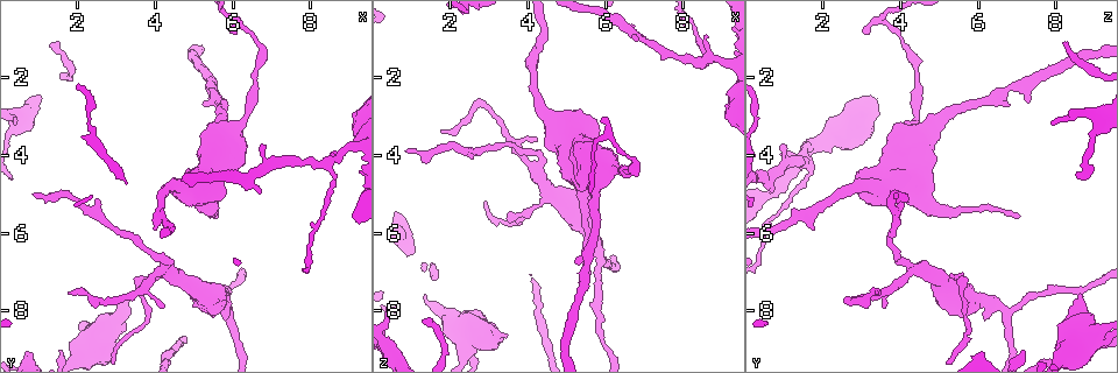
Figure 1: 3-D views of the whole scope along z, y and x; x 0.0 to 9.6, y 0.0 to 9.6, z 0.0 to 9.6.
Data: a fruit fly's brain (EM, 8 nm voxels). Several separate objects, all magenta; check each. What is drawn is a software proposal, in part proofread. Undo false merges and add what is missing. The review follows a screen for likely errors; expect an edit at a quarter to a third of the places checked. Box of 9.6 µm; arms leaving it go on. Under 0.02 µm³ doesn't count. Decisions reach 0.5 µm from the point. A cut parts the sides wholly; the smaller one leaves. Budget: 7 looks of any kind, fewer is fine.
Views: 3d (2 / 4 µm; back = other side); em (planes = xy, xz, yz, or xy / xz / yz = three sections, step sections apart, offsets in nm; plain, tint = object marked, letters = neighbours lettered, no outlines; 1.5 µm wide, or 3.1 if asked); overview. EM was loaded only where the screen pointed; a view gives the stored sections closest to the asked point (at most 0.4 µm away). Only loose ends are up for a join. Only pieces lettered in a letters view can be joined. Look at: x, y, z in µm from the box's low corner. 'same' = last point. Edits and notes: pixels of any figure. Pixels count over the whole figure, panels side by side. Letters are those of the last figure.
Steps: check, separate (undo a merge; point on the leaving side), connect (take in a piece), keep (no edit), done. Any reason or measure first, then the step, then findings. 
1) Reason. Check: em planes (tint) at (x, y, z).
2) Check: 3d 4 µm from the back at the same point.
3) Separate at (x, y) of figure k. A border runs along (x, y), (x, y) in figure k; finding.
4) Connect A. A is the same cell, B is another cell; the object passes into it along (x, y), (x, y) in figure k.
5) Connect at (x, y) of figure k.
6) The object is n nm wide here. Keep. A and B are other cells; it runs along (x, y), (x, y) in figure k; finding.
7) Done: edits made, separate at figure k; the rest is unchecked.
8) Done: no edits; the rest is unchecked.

Check: 3d 2 µm at (3.45, 7.60, 8.55).

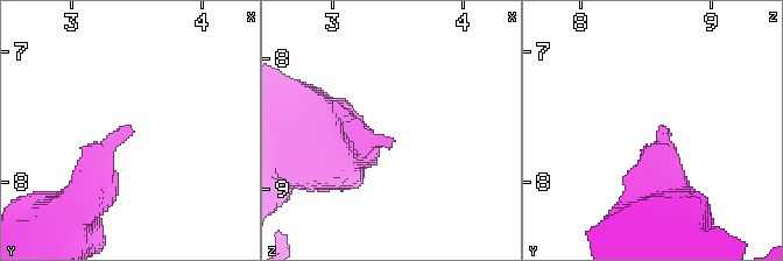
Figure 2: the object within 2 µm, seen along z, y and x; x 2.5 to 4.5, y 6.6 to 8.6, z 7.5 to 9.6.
Shape alone is not enough. Check: em xy step 4 (tint) at (3.48, 7.60, 8.60).

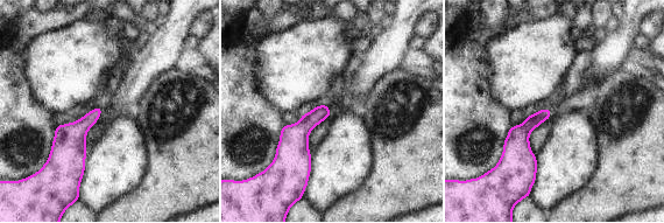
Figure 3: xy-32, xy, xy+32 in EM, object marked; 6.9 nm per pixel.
Check: em planes (letters) at the same point.

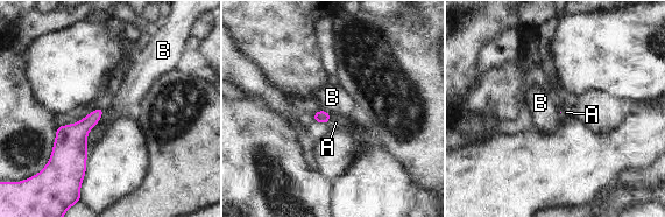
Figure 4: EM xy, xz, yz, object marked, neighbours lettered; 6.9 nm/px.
Connect A. A is the same cell, B is another cell; the object passes into it along (323, 117), (329, 119), (335, 123) in figure 4; it goes on there.

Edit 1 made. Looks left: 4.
Check: overview.

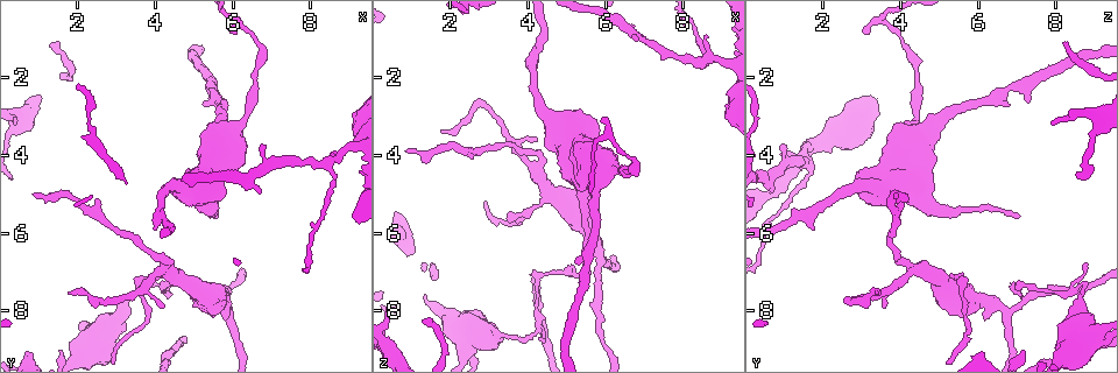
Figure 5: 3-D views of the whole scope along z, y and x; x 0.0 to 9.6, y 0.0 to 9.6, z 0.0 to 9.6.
Branch stops here. Check: 3d 4 µm from the back at (6.80, 3.70, 1.00).

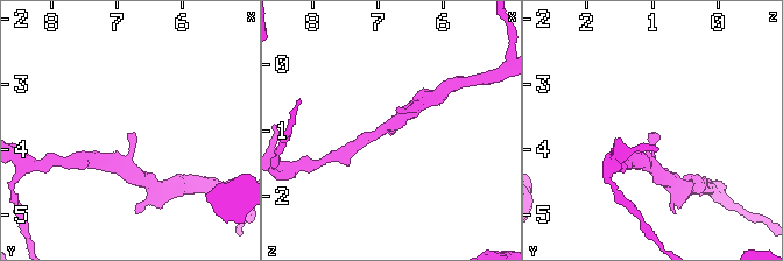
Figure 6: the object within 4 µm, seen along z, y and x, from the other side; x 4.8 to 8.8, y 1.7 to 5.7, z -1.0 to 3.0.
Shape alone is not enough. Check: em planes (letters) at (6.85, 3.75, 1.00).

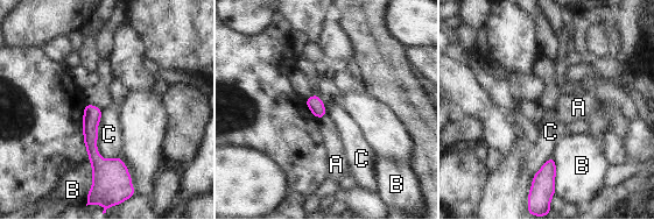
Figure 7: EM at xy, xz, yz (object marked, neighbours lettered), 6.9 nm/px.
The object is 110 nm wide here. Keep. A, B and C are other cells; a border runs along (103, 111), (97, 151), (115, 158) in figure 7; no lettered piece goes on from it.

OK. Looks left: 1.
Done: edits made, connect at figure 4; the rest is unchecked.

